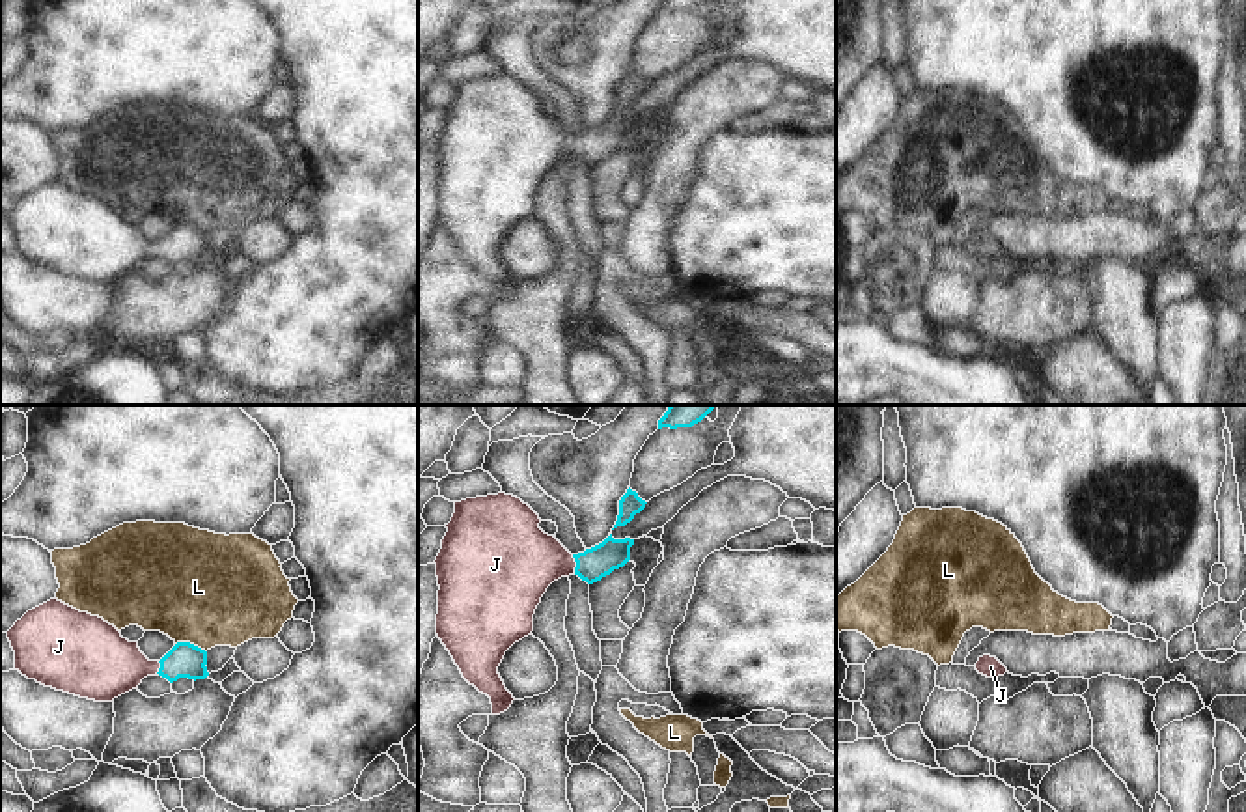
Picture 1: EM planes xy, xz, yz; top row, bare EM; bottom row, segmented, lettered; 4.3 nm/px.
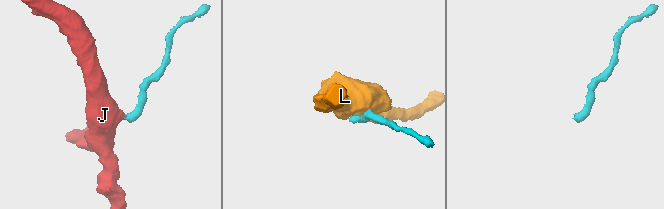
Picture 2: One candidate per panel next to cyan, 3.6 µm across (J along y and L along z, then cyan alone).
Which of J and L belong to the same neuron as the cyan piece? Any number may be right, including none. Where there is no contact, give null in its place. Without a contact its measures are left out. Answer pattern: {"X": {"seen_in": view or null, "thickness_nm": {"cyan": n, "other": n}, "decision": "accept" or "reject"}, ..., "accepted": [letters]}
{"J": {"seen_in": "xz", "thickness_nm": {"cyan": 140, "other": 320}, "decision": "accept"}, "L": {"seen_in": "xy", "thickness_nm": {"cyan": 150, "other": 480}, "decision": "reject"}, "accepted": ["J"]}

